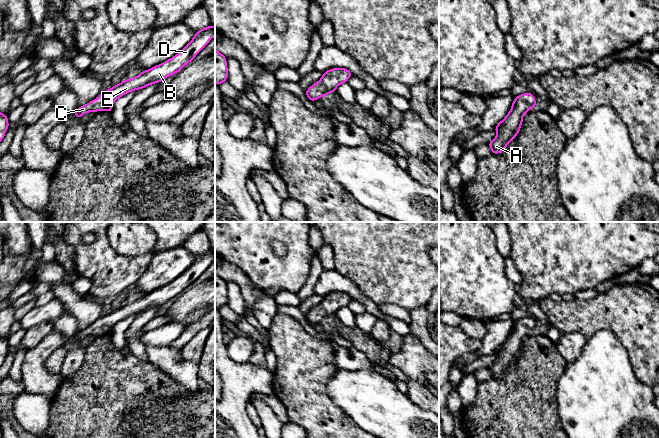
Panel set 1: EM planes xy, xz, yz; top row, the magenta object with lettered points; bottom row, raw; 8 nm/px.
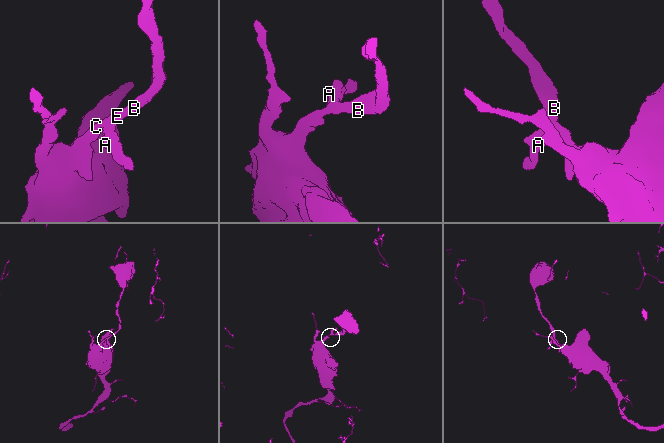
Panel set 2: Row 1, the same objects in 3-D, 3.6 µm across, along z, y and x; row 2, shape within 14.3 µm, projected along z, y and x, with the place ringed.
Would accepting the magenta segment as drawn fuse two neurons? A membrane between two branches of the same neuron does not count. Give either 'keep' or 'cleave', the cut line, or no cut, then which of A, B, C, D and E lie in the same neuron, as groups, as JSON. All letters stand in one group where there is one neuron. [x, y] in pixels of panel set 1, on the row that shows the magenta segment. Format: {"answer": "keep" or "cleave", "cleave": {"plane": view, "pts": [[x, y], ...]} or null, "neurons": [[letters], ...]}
{"answer": "keep", "cleave": null, "neurons": [["A", "B", "C", "D", "E"]]}

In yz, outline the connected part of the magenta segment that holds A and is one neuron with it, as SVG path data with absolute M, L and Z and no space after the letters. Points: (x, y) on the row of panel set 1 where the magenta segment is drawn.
M531 92L513 98L510 111L494 128L496 138L488 143L492 154L500 154L505 150L507 145L519 134L524 114L536 105L537 101Z

